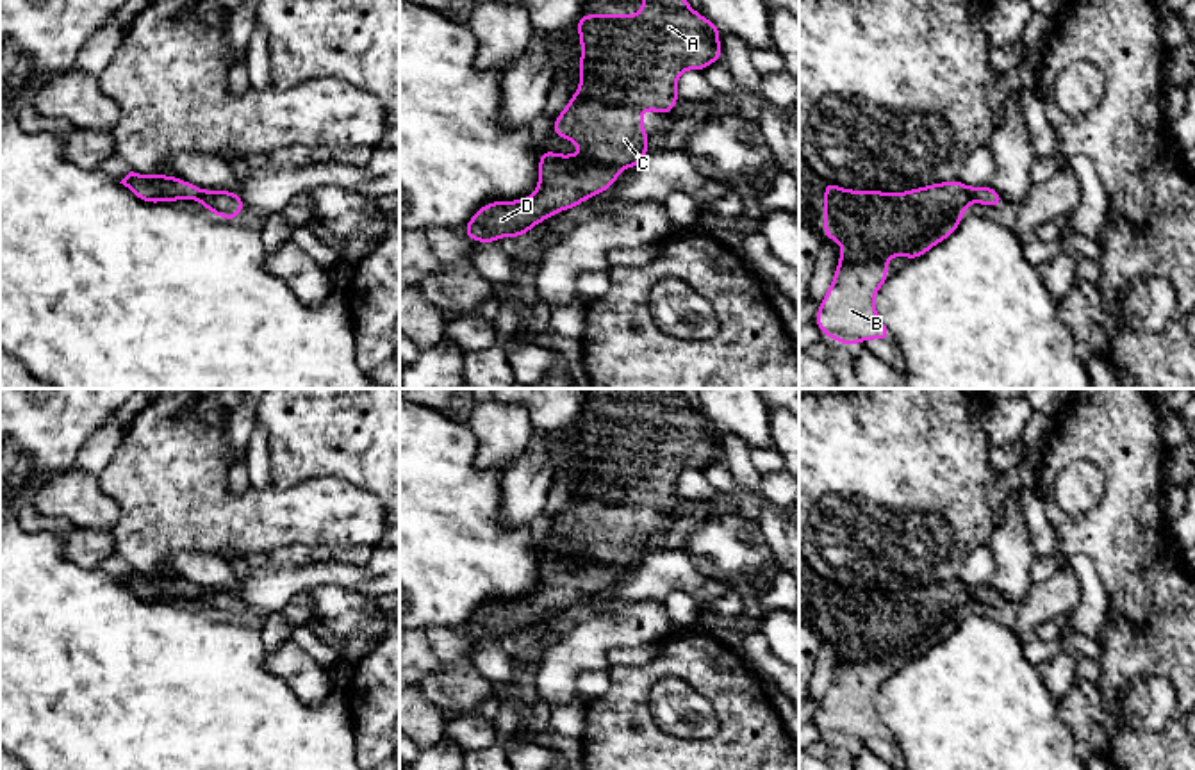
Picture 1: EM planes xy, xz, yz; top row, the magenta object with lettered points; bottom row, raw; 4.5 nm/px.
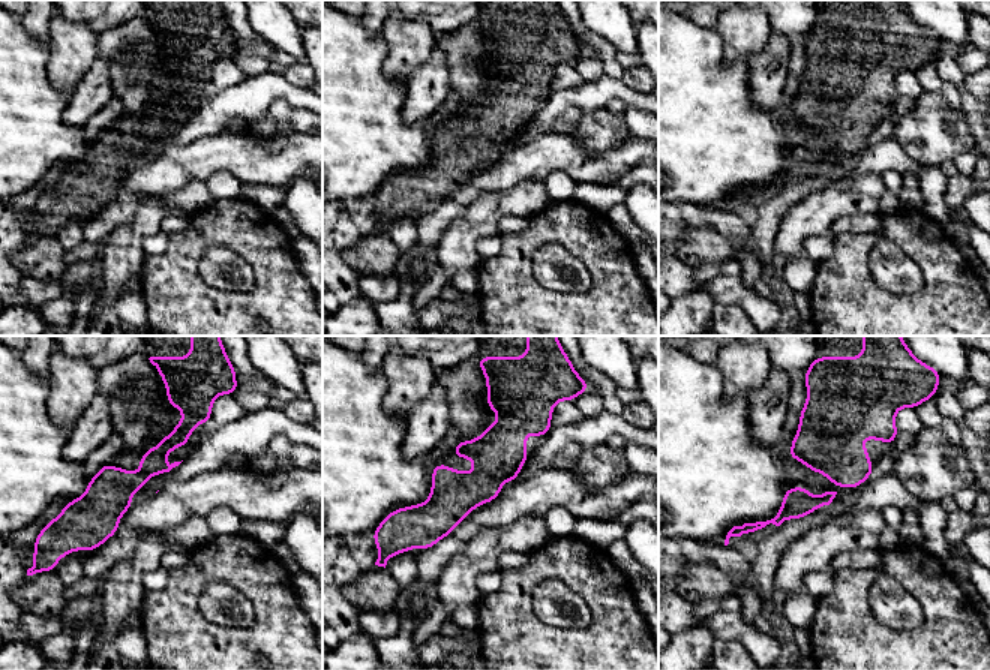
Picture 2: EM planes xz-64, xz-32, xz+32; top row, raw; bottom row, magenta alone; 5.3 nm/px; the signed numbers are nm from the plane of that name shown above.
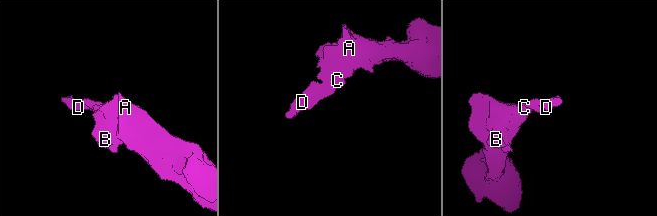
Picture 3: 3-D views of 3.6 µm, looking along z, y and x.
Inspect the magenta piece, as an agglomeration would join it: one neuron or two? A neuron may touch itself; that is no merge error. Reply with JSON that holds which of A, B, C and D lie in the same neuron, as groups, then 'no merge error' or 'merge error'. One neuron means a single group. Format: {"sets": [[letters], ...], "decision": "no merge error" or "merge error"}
{"sets": [["A", "B", "C", "D"]], "decision": "no merge error"}

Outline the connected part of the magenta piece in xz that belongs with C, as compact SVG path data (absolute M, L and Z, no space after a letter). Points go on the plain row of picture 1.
M642 389L640 414L581 414L576 421L581 442L580 487L569 497L569 504L555 517L551 531L562 538L571 538L580 545L583 556L576 553L560 554L542 549L539 554L537 590L523 599L490 601L480 606L462 627L474 642L498 642L505 635L515 638L526 635L535 624L549 618L555 611L564 611L587 597L608 590L619 578L621 569L639 565L647 554L649 533L642 528L642 510L647 506L667 515L680 501L676 492L678 476L683 469L705 471L712 462L722 458L719 442L721 426L696 412L680 389Z

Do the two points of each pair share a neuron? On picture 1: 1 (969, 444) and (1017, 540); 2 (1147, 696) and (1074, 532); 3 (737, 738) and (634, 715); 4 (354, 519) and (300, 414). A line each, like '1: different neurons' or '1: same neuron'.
1: different neurons
2: different neurons
3: same neuron
4: different neurons

